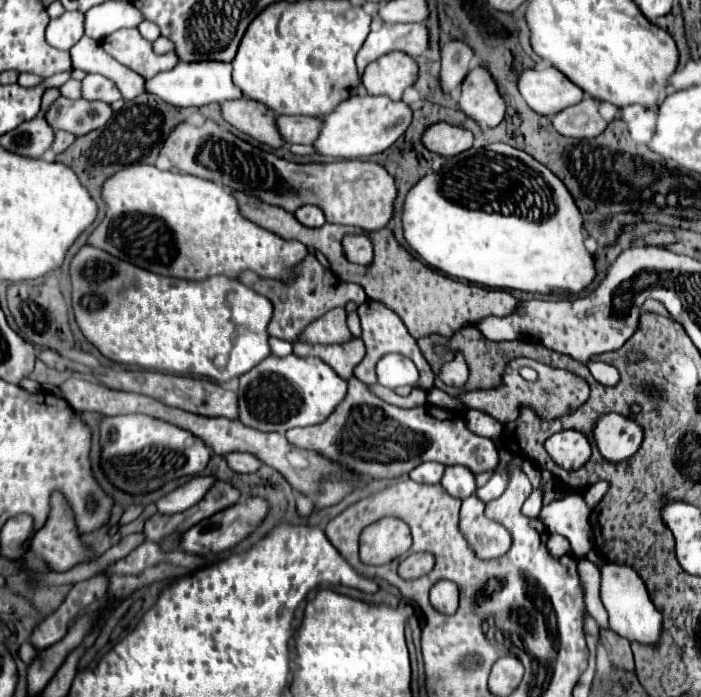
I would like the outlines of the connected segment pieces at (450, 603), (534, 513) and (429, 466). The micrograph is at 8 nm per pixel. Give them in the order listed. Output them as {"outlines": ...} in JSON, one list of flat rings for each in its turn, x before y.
{"outlines":[[[438,581,430,589,430,603,440,613,454,613,458,609,458,587,450,581]],[[536,489,532,493,532,497,526,499,526,503,522,507,522,513,528,515,528,517,538,517,540,515,540,509,542,509,542,493]],[[422,463,418,465,412,473,410,473,410,479,418,481,418,483,440,483,442,475,444,475,444,465,442,463]]]}

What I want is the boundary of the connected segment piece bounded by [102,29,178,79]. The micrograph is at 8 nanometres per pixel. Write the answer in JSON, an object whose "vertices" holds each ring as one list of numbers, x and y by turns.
{"vertices":[[118,29,102,41,102,47,108,55,130,67,144,79,156,77,162,71,170,71,178,63,178,55,174,51,156,55,152,43,146,41,138,29]]}

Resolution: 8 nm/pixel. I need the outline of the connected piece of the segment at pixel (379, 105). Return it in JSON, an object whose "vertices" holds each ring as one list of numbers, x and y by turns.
{"vertices":[[364,95,364,97,350,97,334,109,324,121,322,133,314,147,318,153,338,159,358,159,368,157,374,153,386,151,410,125,412,109,404,101,392,101,386,95]]}

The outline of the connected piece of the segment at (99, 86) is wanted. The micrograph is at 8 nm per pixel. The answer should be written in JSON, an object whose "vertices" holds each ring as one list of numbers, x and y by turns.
{"vertices":[[88,75,82,81,82,97,84,99,100,99,106,103,114,103,114,101,122,99,116,83,104,75]]}

